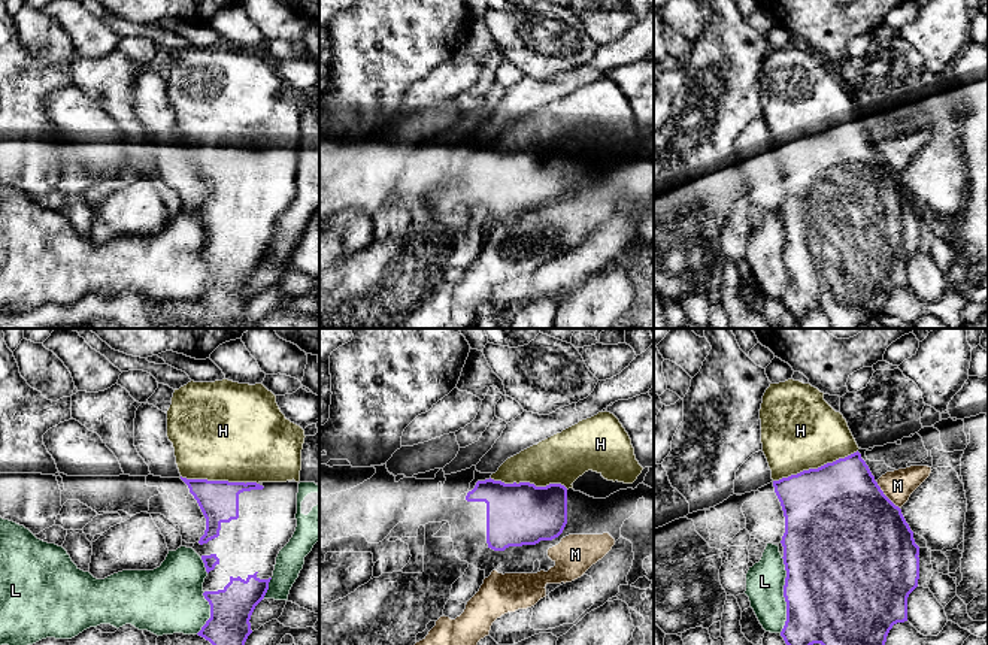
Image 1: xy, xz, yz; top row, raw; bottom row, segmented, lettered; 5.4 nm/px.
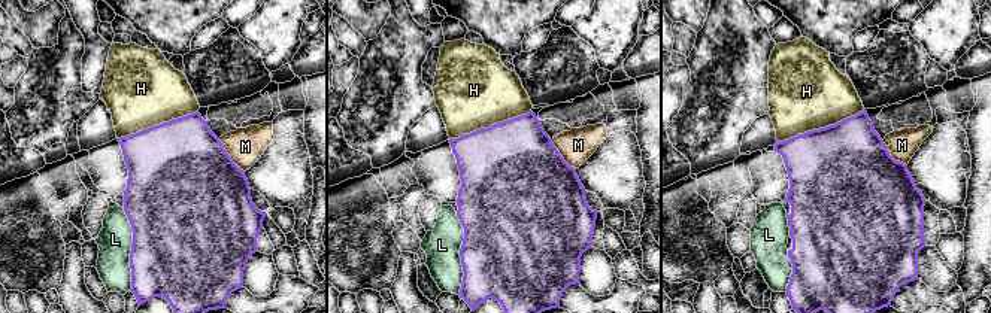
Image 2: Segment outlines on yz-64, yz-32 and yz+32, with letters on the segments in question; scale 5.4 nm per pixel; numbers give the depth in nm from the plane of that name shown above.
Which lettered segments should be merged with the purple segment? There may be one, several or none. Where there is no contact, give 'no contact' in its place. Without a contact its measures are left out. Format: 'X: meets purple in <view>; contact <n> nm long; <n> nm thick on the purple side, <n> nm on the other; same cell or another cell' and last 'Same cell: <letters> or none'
H: meets purple in yz; contact 480 nm long; 500 nm thick on the purple side, 420 nm on the other; same cell
L: meets purple in yz; contact 400 nm long; 500 nm thick on the purple side, 200 nm on the other; another cell
M: meets purple in yz; contact 190 nm long; 500 nm thick on the purple side, 170 nm on the other; another cell
Same cell: H

